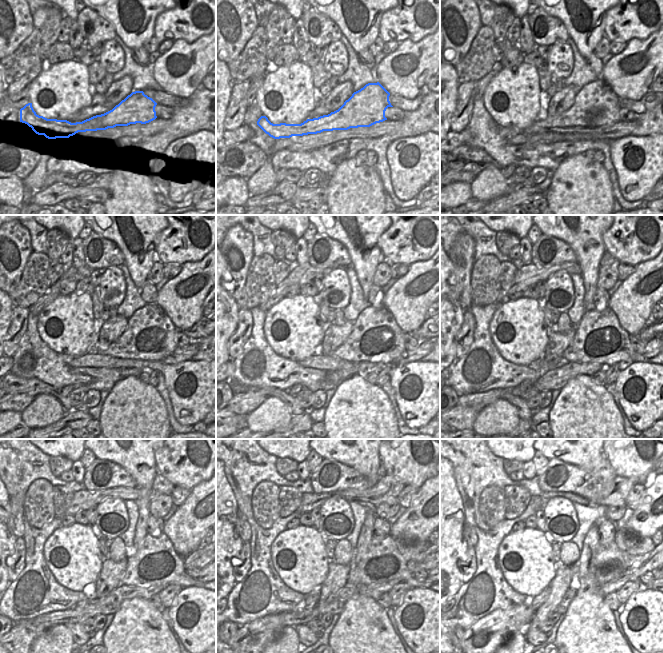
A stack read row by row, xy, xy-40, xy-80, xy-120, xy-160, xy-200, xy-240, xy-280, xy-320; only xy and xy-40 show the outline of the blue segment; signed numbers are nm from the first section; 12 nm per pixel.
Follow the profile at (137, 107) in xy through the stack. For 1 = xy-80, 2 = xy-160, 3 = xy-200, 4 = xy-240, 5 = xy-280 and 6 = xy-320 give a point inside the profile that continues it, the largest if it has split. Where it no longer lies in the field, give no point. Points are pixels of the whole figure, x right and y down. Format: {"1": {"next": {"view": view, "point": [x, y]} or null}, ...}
{"1": {"next": {"view": "xy-80", "point": [596, 105]}}, "2": {"next": {"view": "xy-160", "point": [375, 337]}}, "3": {"next": {"view": "xy-200", "point": [599, 338]}}, "4": {"next": {"view": "xy-240", "point": [156, 563]}}, "5": {"next": {"view": "xy-280", "point": [382, 562]}}, "6": {"next": {"view": "xy-320", "point": [609, 564]}}}

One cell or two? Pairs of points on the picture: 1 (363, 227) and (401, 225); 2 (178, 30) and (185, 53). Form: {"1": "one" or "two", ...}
{"1": "two", "2": "two"}

